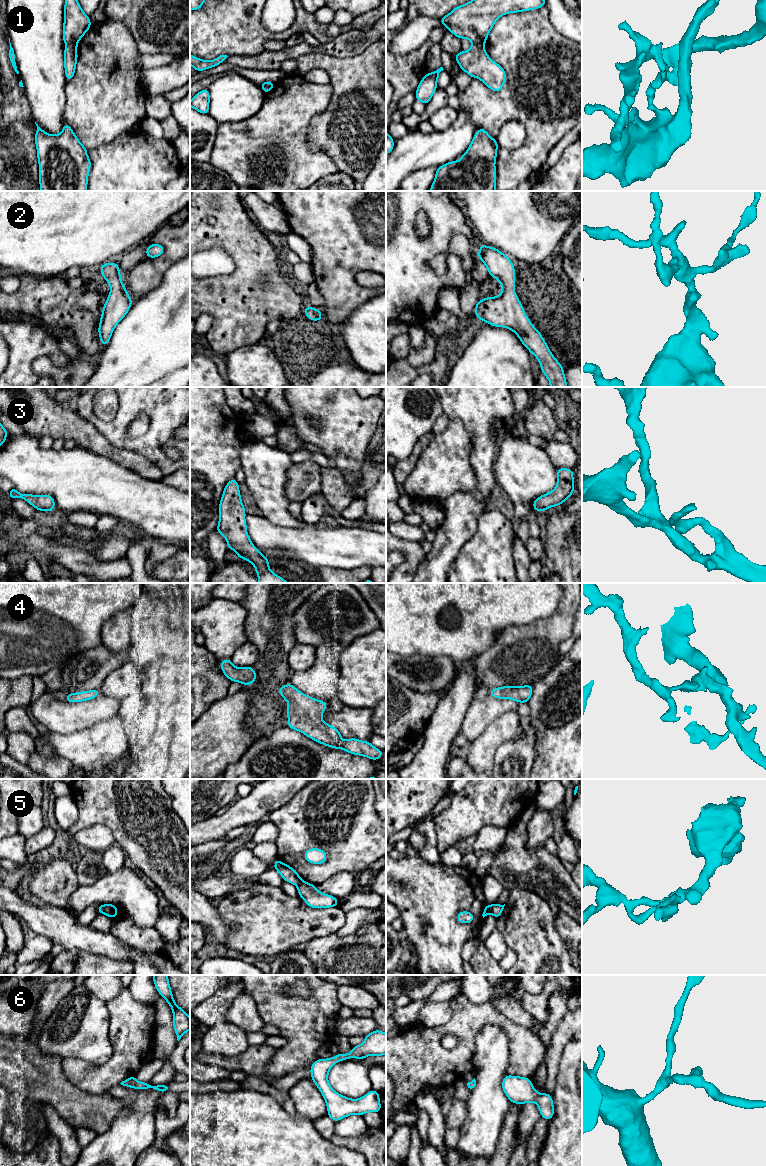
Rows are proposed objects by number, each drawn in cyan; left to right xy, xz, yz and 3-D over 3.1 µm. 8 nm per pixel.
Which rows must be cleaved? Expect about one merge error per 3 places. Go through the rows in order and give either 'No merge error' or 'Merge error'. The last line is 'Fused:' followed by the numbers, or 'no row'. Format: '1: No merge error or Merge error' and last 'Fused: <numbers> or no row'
1: Merge error
2: No merge error
3: No merge error
4: No merge error
5: Merge error
6: No merge error
Fused: 1, 5

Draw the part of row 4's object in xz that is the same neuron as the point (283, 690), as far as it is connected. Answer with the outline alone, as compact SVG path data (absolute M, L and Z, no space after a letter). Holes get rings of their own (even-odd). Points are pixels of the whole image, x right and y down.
M291 683L278 688L279 694L288 702L287 726L297 730L312 740L334 749L343 749L354 755L378 760L383 751L372 746L370 741L349 738L342 741L337 728L322 720L322 713L328 703L309 697L296 689Z

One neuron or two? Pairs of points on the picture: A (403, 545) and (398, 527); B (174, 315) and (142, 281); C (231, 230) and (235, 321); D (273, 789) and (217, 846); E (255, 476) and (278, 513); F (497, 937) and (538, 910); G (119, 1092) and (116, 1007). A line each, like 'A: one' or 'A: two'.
A: two
B: two
C: one
D: two
E: one
F: two
G: two

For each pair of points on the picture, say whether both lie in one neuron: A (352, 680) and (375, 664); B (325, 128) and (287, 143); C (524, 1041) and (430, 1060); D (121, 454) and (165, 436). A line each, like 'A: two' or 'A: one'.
A: one
B: two
C: one
D: two

